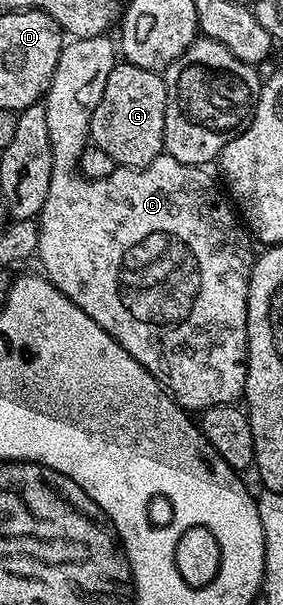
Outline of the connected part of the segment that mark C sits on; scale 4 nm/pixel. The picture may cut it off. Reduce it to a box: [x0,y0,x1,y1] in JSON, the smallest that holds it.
[35,35,255,414]

